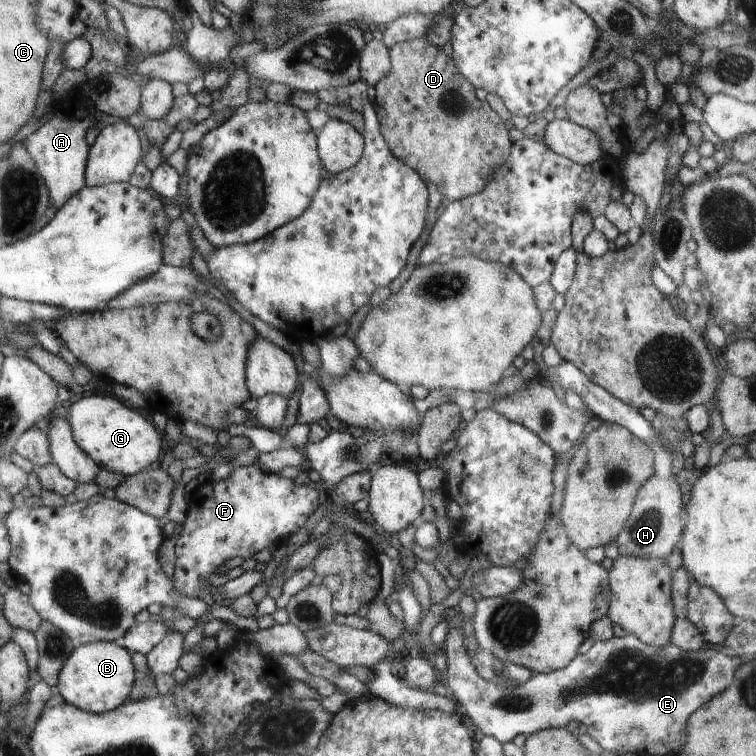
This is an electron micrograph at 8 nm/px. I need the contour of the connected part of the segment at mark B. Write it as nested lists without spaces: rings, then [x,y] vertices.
[[[98,641],[77,645],[58,675],[58,690],[65,702],[86,712],[104,714],[122,707],[134,684],[134,660],[116,643]]]

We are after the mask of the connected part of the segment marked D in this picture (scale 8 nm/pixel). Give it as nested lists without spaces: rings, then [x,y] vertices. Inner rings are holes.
[[[426,37],[416,38],[414,40],[408,40],[403,43],[395,44],[390,48],[391,58],[391,72],[386,78],[380,80],[375,86],[376,97],[375,105],[378,112],[379,124],[382,126],[382,134],[384,140],[390,146],[391,152],[400,160],[406,162],[412,167],[412,170],[420,173],[420,176],[424,176],[426,180],[430,180],[434,186],[436,186],[439,192],[449,198],[450,201],[458,199],[466,199],[467,196],[480,194],[487,186],[487,183],[492,180],[496,168],[502,166],[507,162],[508,155],[511,154],[512,140],[510,140],[510,134],[504,126],[504,122],[500,120],[500,116],[488,106],[486,101],[480,102],[476,96],[474,96],[474,85],[460,72],[459,66],[455,64],[449,56],[444,53],[443,48],[438,48],[433,45]]]

